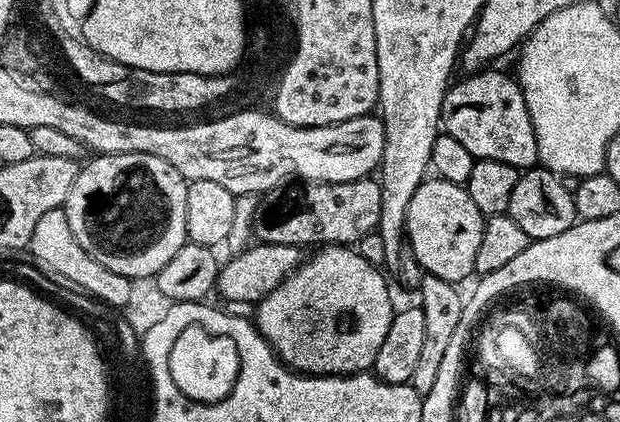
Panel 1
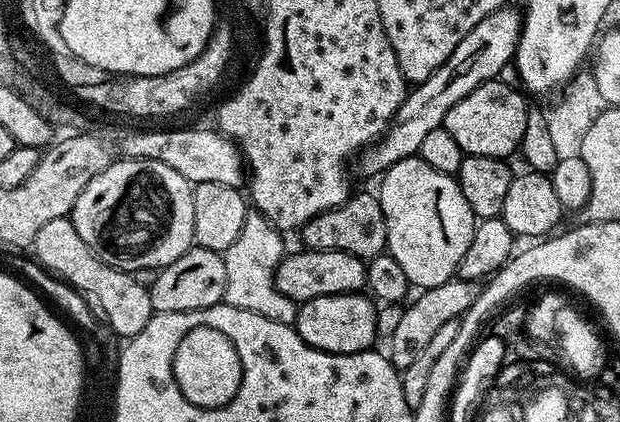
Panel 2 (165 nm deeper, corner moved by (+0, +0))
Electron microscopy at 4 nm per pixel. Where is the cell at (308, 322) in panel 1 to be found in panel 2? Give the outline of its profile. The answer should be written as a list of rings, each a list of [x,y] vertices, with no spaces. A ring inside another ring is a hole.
[[[347,292],[337,296],[323,296],[305,300],[299,305],[294,327],[297,334],[310,347],[323,352],[333,352],[334,354],[367,352],[375,345],[372,343],[378,340],[376,310],[377,305],[364,294]]]

